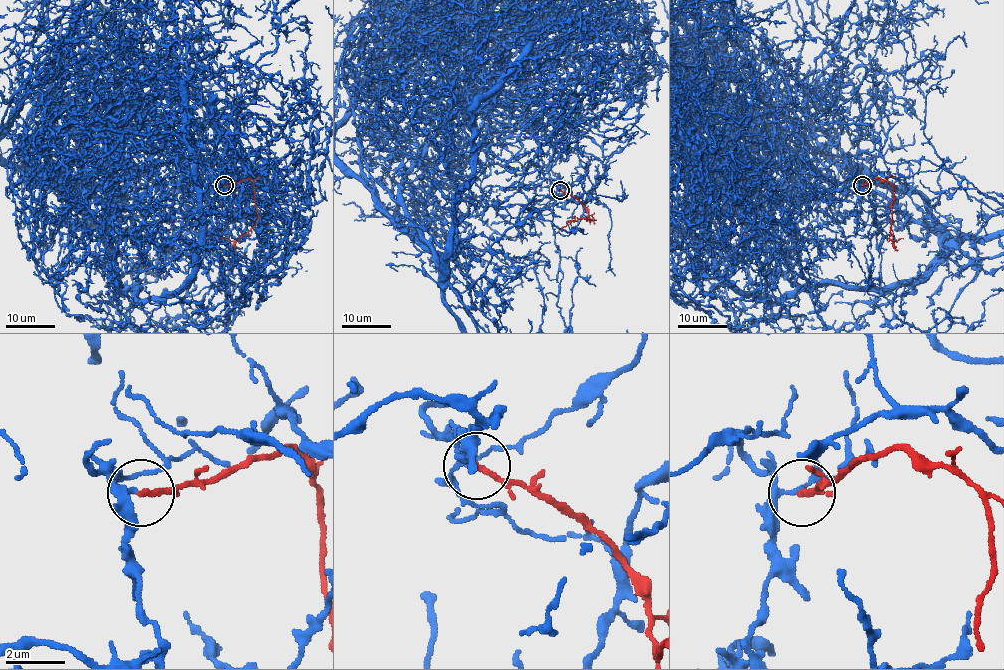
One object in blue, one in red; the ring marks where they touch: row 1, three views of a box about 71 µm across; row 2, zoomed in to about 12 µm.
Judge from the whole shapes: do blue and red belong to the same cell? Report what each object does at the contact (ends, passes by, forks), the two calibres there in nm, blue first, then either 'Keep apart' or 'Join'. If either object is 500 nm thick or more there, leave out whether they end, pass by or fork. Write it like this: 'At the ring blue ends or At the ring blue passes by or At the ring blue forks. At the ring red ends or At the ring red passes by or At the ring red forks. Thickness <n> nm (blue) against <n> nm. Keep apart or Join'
At the ring blue passes by. At the ring red ends. Thickness 140 nm (blue) against 180 nm. Keep apart

